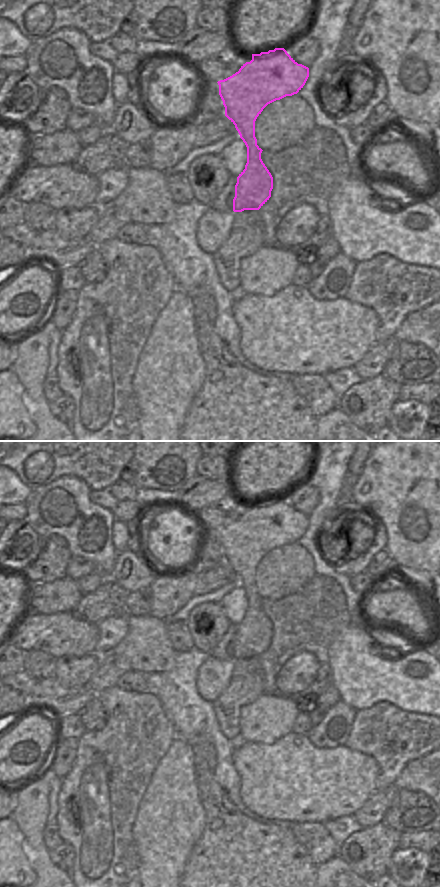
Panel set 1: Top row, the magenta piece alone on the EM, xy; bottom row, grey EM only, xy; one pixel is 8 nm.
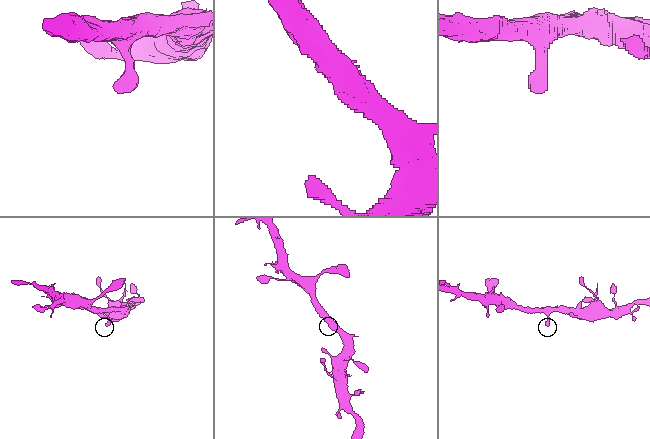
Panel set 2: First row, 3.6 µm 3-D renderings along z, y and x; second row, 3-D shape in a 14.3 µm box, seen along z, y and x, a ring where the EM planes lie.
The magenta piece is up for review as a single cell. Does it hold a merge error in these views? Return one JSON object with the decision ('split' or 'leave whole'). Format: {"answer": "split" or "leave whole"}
{"answer": "leave whole"}

